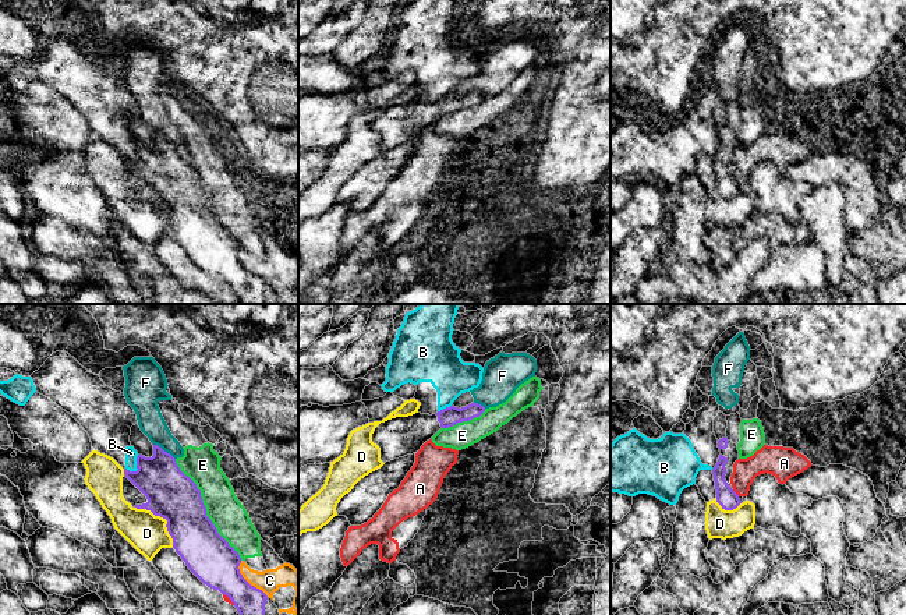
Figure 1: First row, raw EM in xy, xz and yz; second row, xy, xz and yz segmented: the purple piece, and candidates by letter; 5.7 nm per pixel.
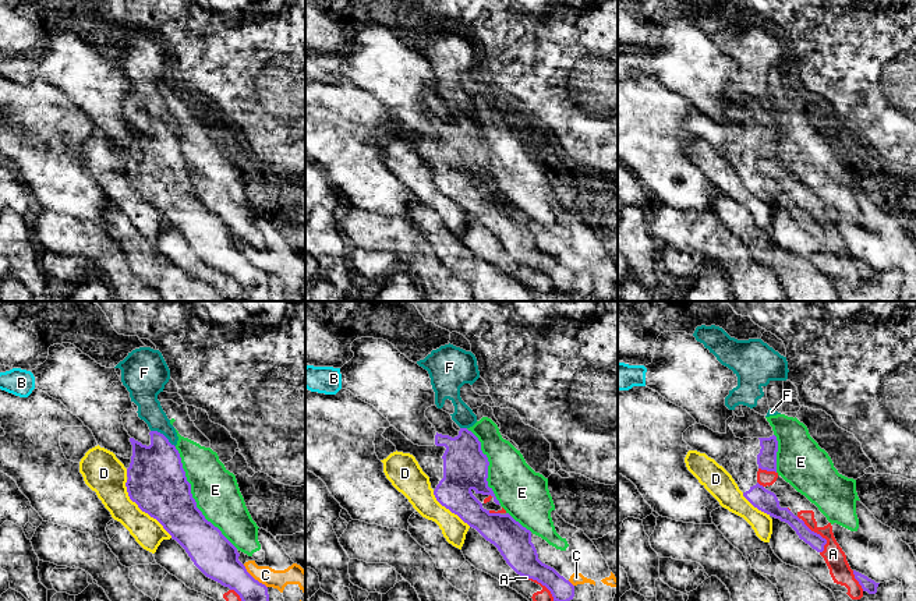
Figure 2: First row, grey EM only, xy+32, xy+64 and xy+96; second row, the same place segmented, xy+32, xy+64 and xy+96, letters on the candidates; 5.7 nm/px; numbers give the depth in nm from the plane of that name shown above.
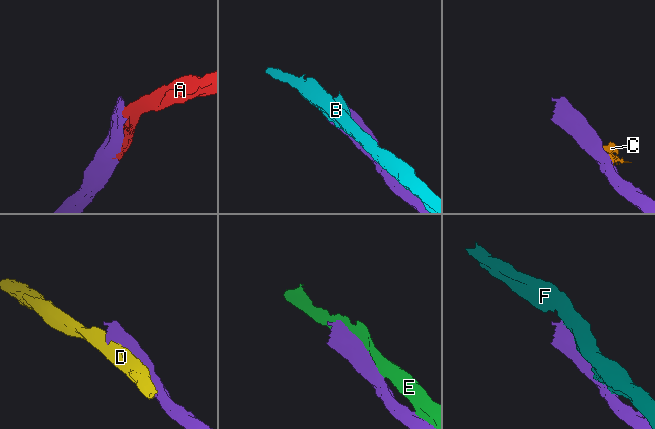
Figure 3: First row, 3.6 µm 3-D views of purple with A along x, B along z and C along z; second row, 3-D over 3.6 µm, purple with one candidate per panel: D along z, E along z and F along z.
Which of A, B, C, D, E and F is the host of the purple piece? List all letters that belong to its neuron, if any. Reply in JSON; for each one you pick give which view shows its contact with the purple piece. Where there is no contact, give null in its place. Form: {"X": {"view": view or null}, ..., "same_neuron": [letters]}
{"same_neuron": []}

